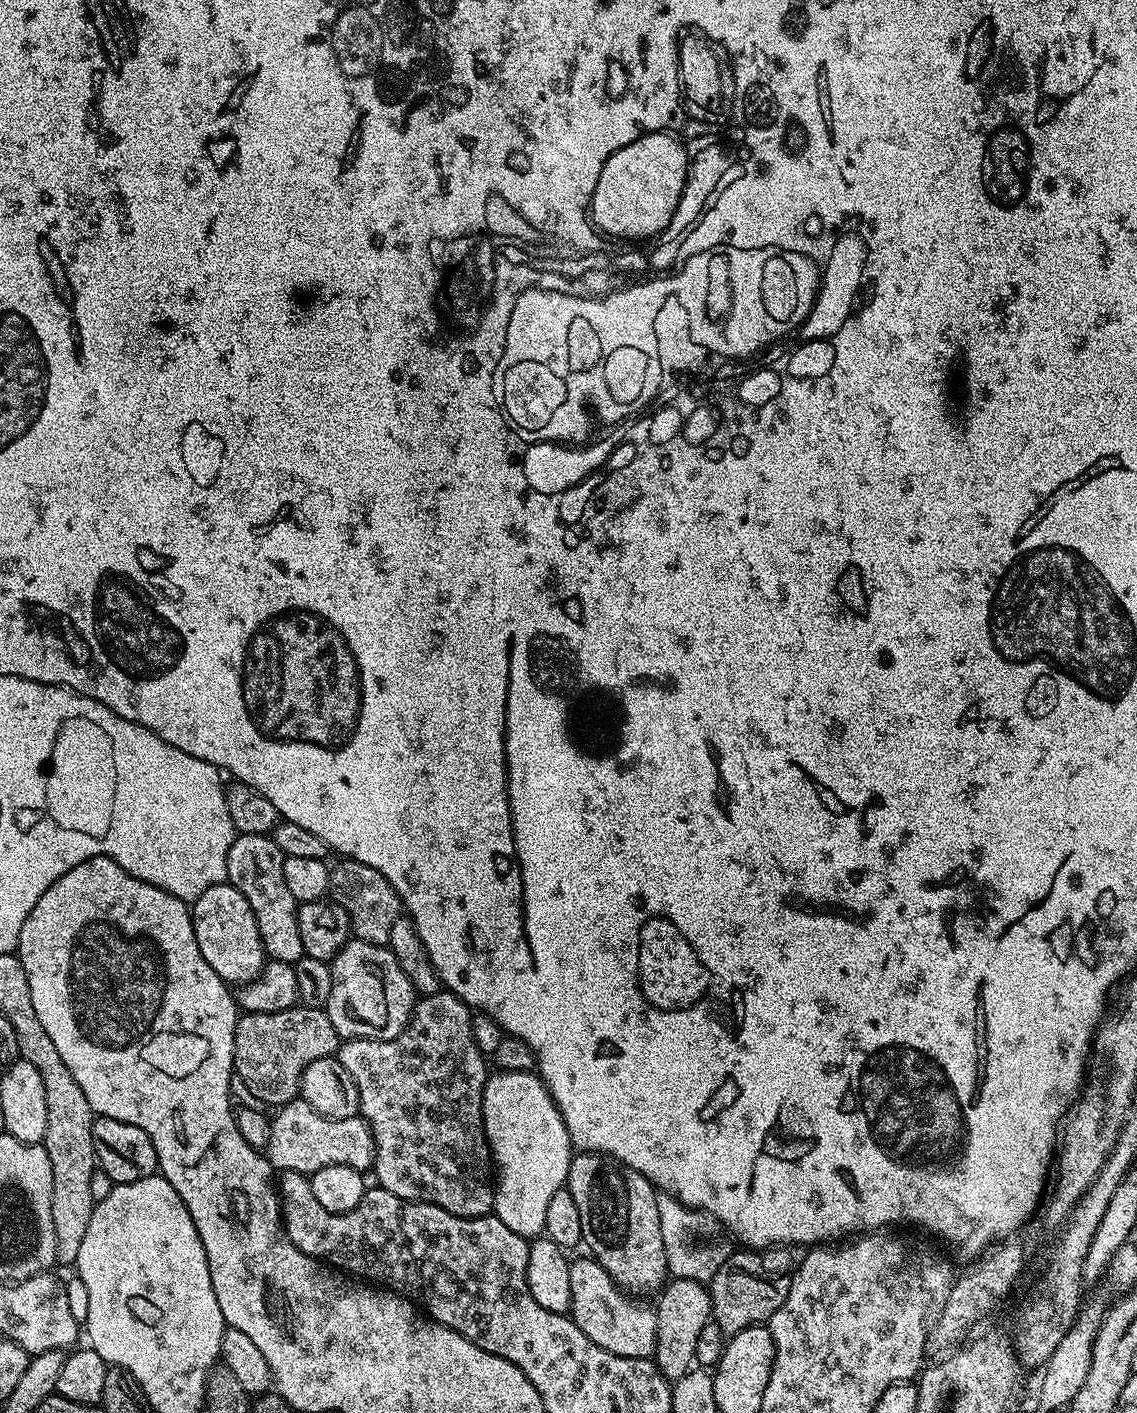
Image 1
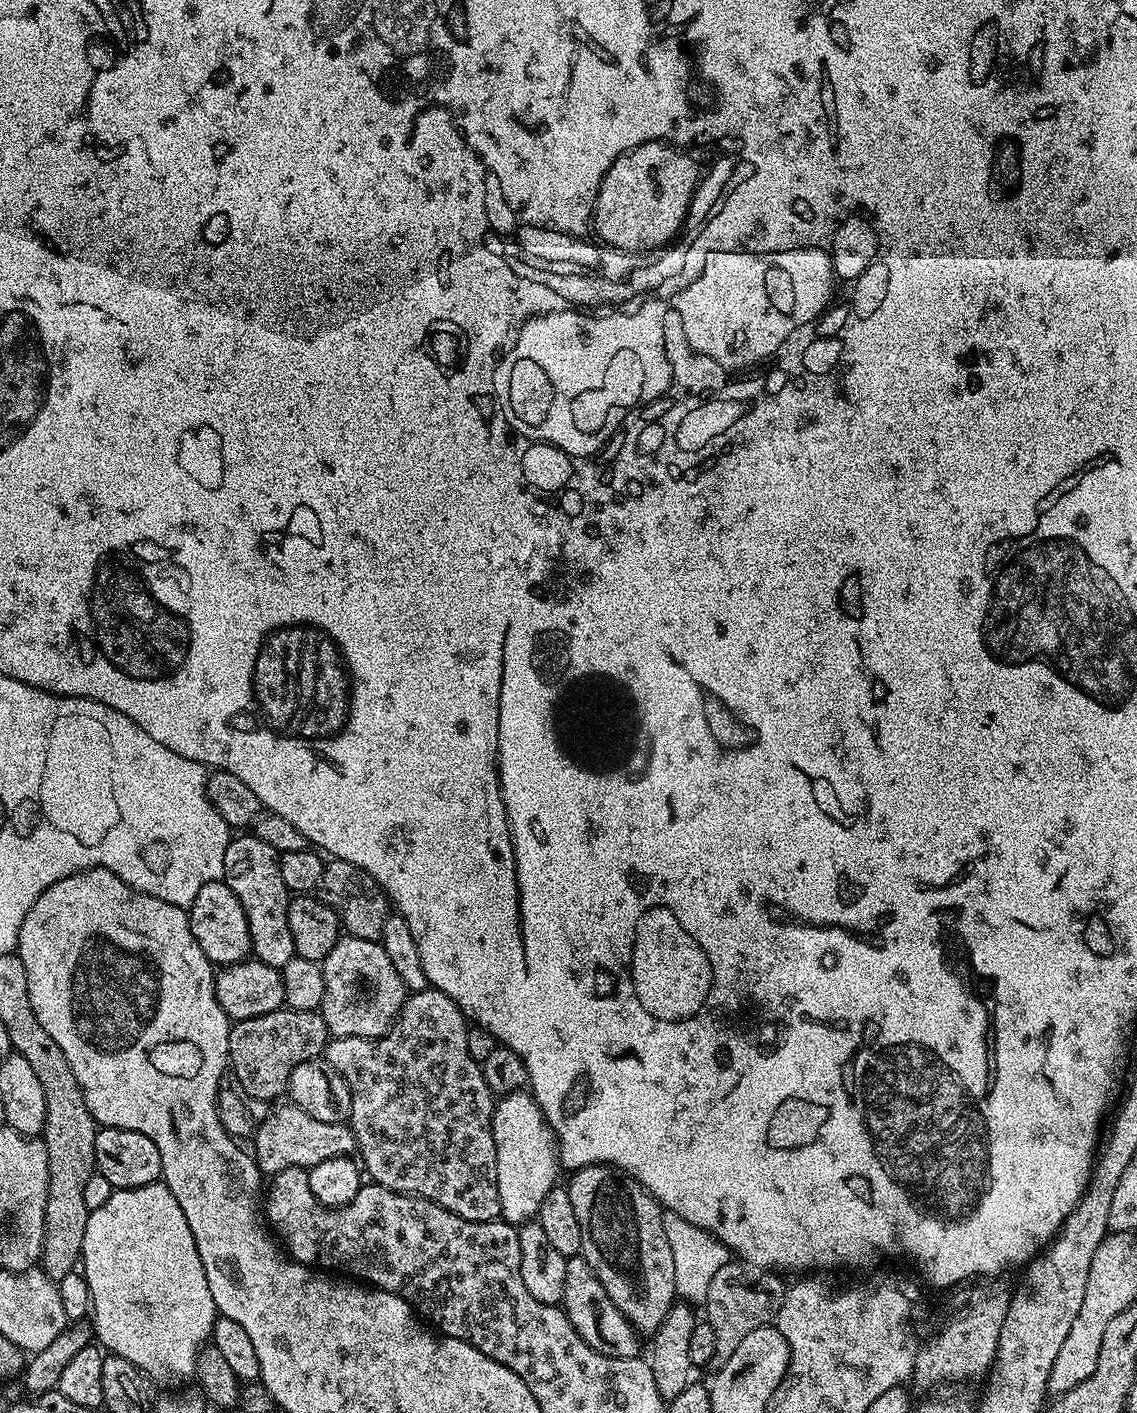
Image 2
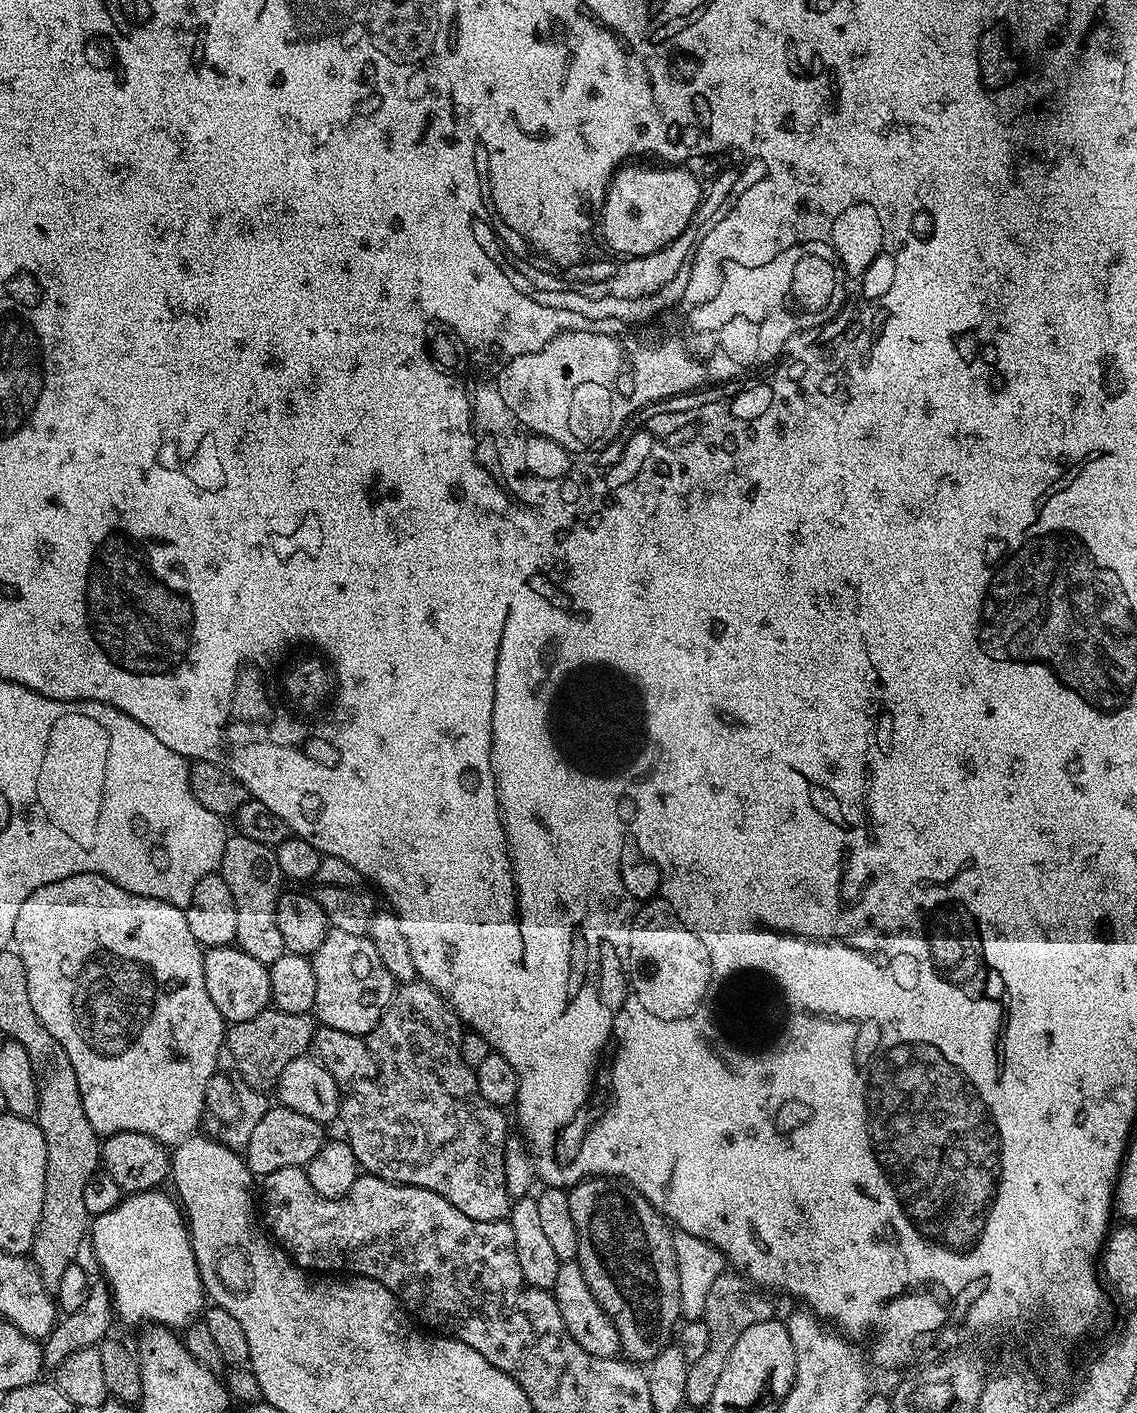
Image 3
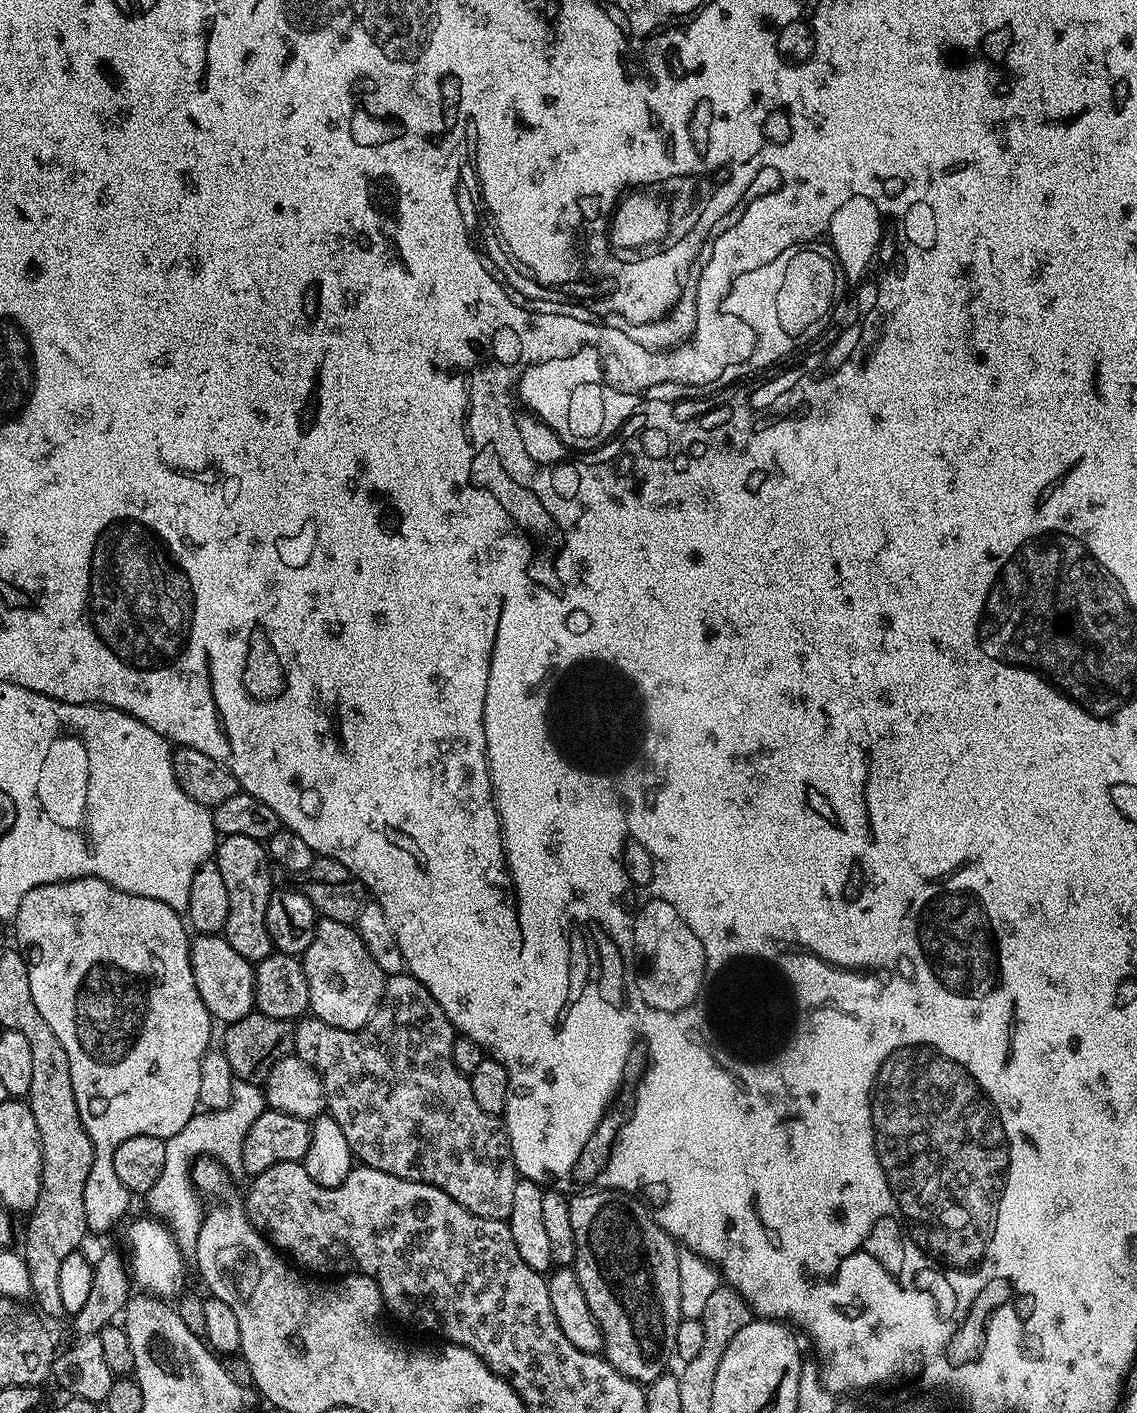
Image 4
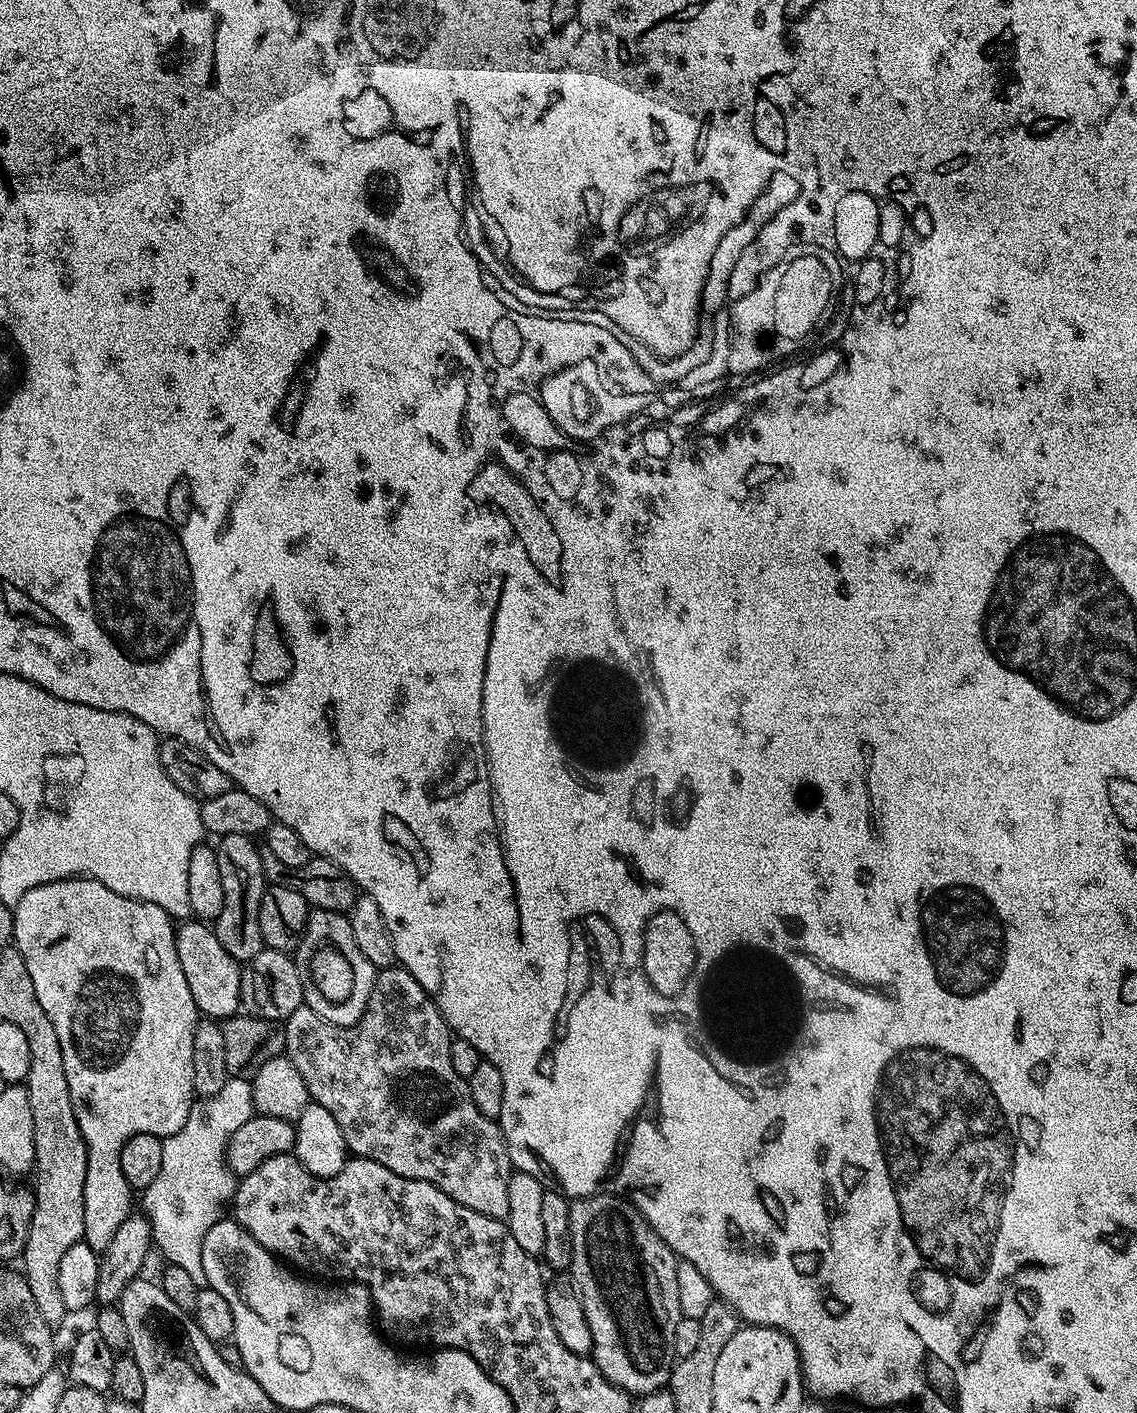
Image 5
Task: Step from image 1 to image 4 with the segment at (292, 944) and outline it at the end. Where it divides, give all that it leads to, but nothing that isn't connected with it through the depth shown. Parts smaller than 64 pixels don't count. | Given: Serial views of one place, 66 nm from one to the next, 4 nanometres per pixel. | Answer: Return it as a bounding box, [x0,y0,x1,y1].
[214,834,274,962]

